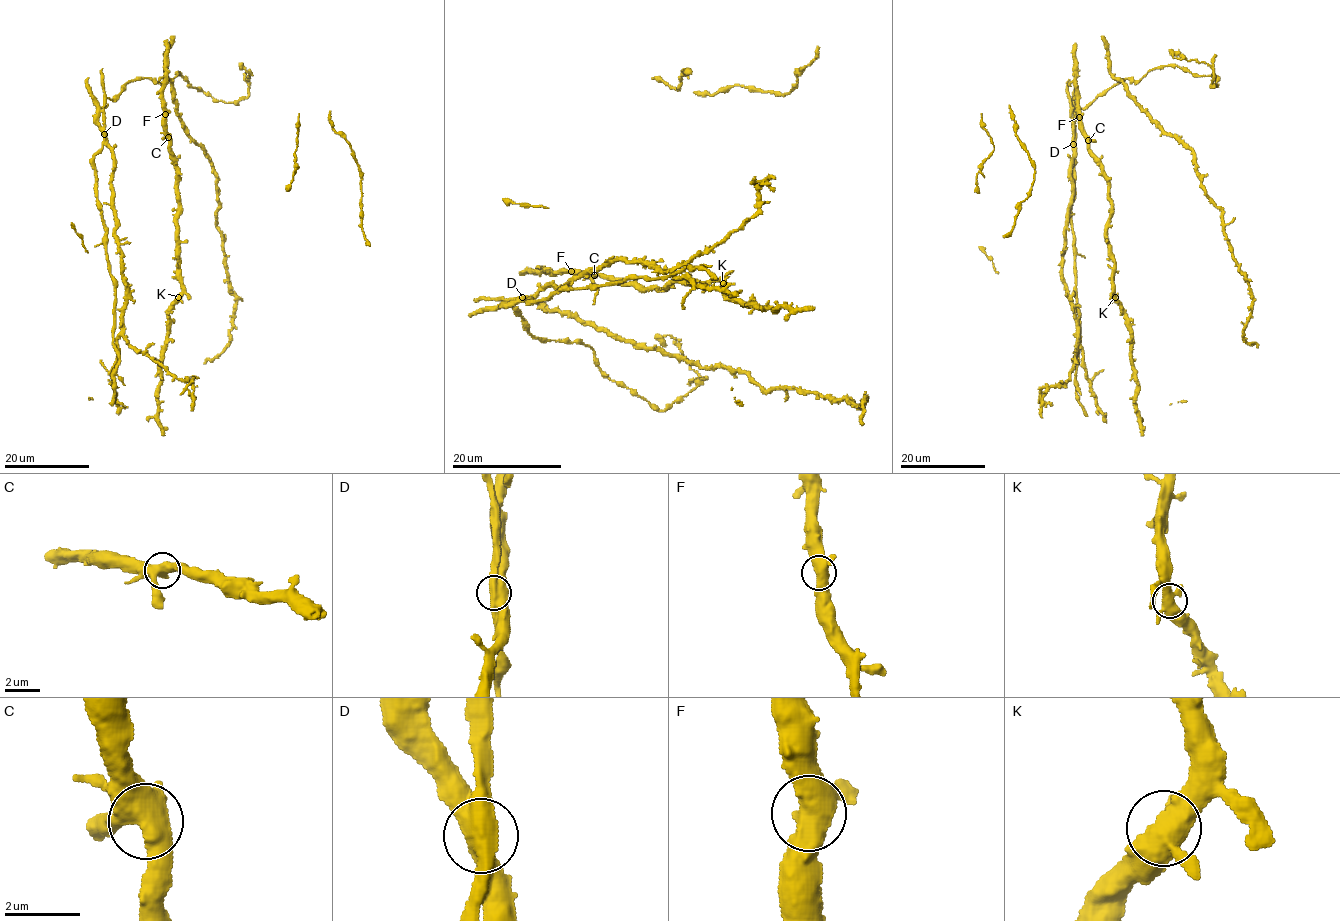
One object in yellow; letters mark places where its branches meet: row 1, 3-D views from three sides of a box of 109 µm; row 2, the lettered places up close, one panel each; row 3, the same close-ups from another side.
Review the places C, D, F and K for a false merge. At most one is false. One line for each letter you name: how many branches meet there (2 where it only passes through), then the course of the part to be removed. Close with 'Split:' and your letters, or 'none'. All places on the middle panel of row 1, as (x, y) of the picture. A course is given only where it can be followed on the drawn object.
Split: none

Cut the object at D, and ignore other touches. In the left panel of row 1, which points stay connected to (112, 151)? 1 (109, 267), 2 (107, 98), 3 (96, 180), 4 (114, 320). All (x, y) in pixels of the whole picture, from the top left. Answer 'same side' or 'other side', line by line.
1: other side
2: other side
3: other side
4: other side

